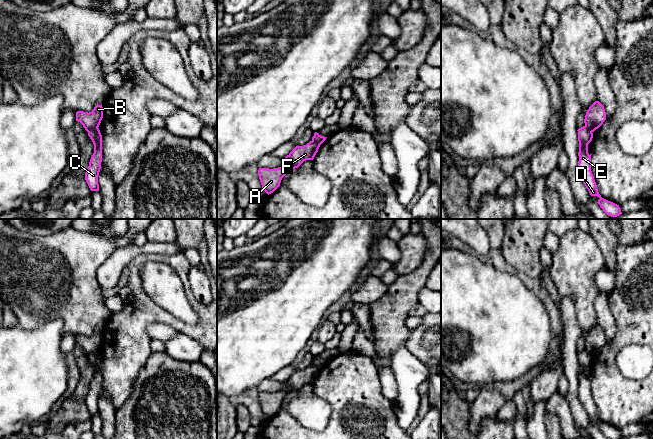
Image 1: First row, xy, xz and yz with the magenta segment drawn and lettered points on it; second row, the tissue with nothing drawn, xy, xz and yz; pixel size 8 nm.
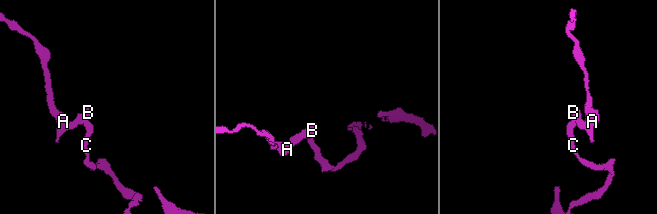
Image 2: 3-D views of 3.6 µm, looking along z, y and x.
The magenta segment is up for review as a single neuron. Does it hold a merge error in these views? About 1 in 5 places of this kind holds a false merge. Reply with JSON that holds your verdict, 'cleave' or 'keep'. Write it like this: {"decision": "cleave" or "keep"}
{"decision": "cleave"}

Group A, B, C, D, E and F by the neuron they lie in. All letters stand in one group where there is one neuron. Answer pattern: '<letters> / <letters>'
A B F / C D E

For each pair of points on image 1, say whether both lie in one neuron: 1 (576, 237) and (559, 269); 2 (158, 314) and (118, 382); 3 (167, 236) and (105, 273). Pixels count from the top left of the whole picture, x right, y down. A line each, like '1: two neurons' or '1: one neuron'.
1: one neuron
2: one neuron
3: two neurons

